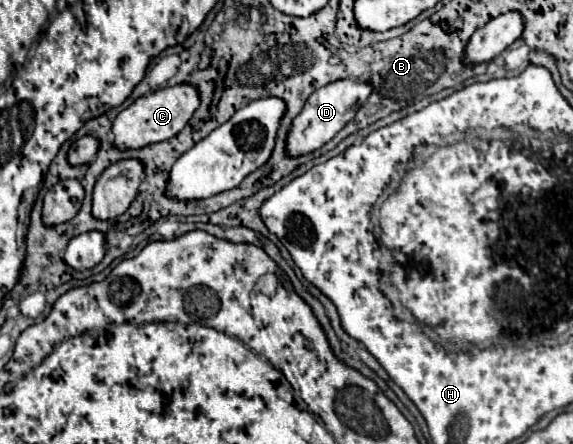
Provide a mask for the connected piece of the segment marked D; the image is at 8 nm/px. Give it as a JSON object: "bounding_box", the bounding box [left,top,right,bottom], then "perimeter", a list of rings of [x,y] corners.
{"bounding_box":[285,80,371,158],"perimeter":[[[337,80],[329,86],[315,90],[309,100],[305,102],[303,110],[293,118],[287,138],[285,138],[285,154],[289,158],[299,158],[319,150],[327,144],[349,120],[353,120],[357,108],[369,98],[371,86],[367,82],[353,82],[353,80]]]}

